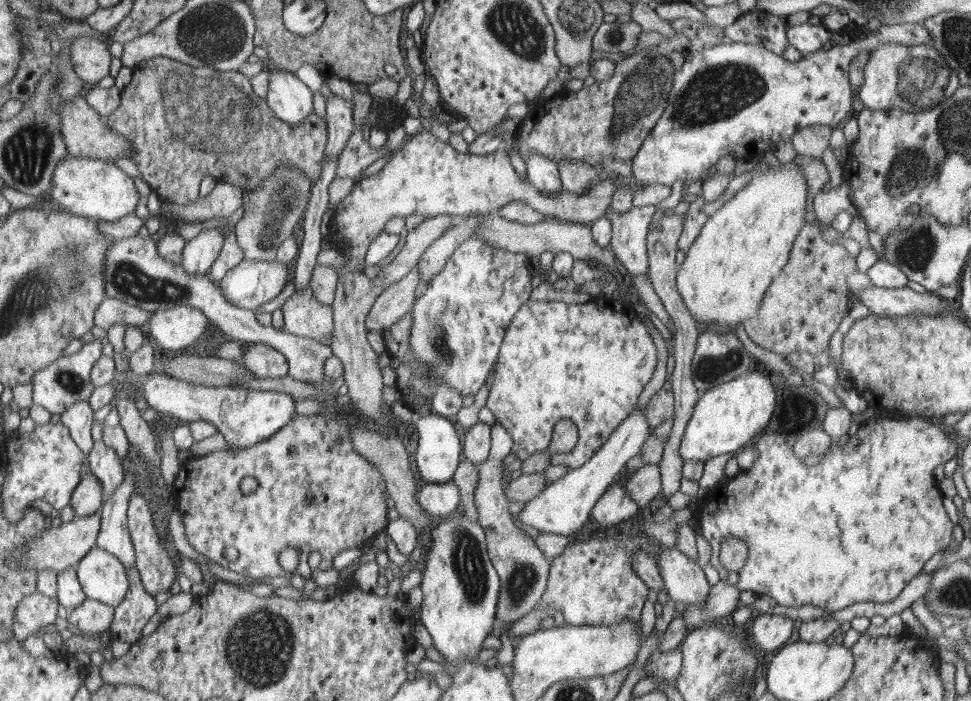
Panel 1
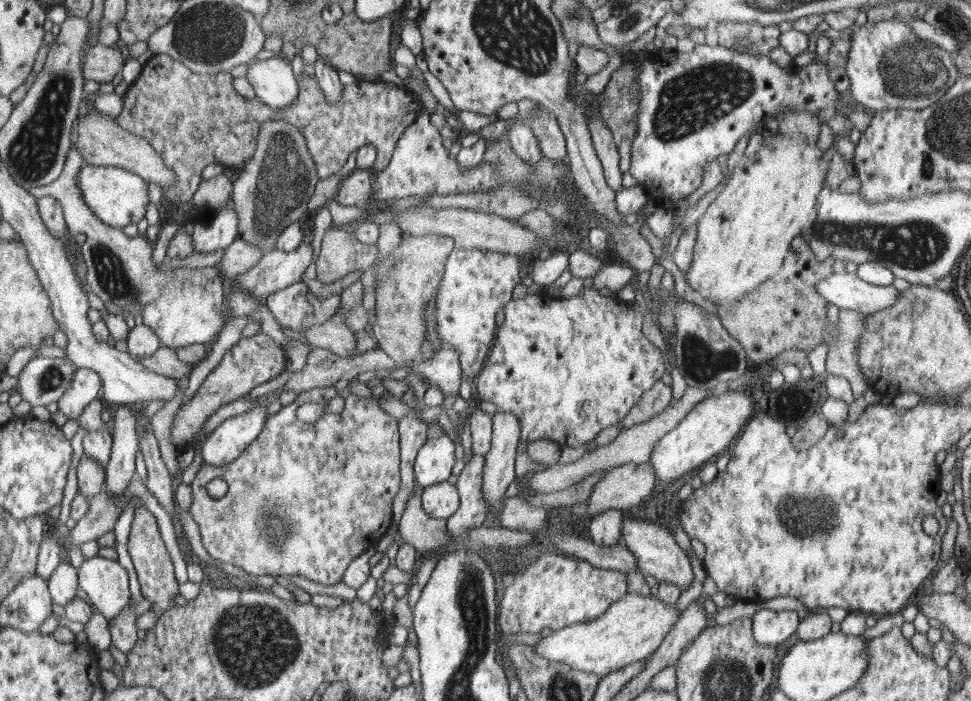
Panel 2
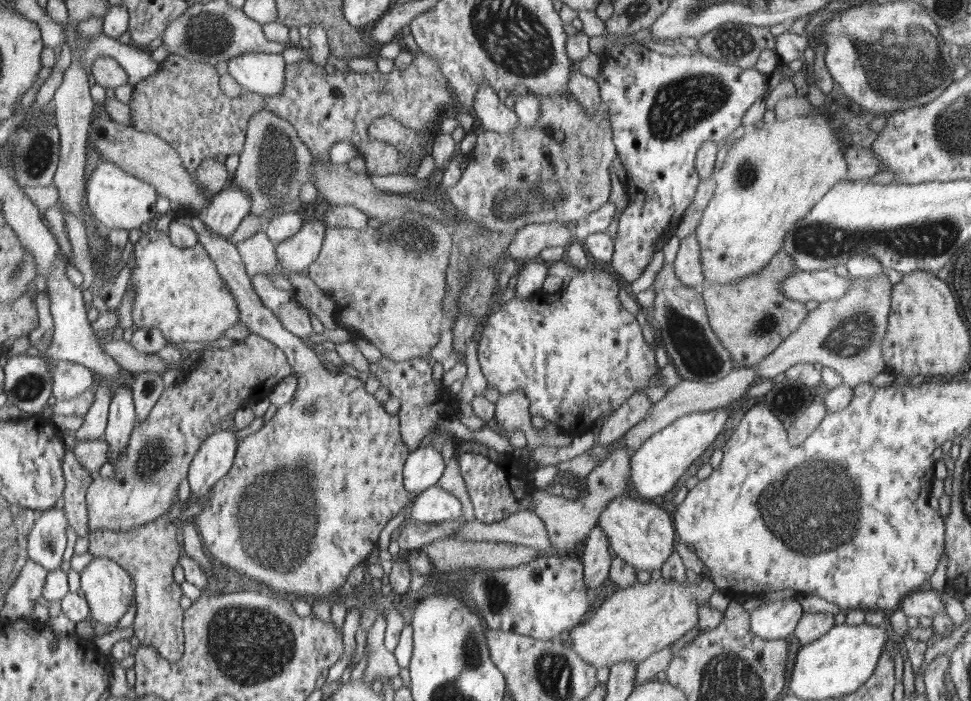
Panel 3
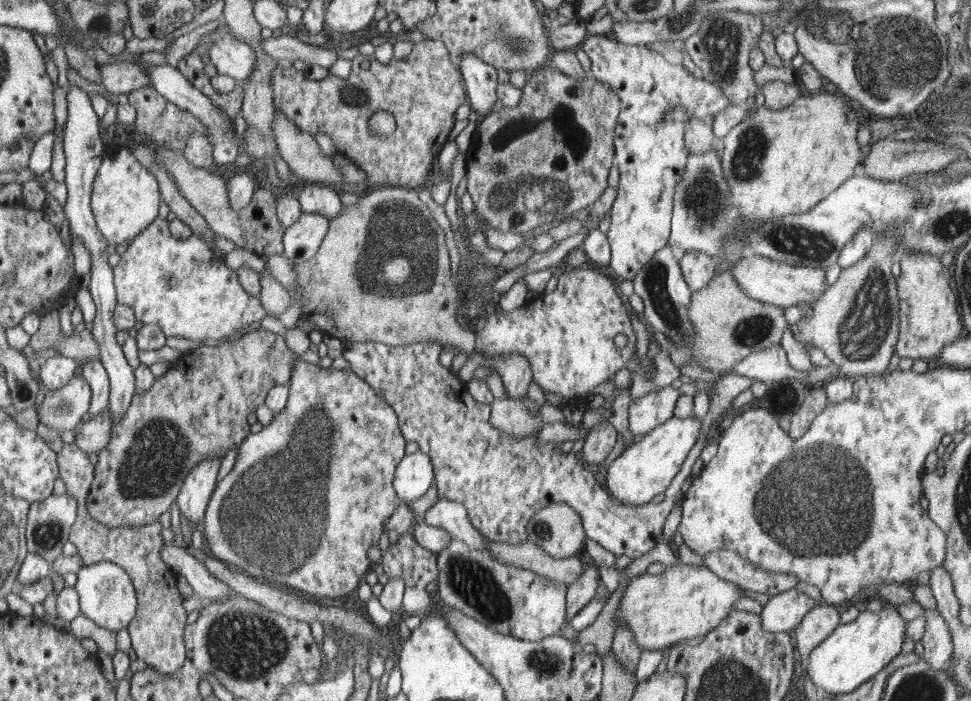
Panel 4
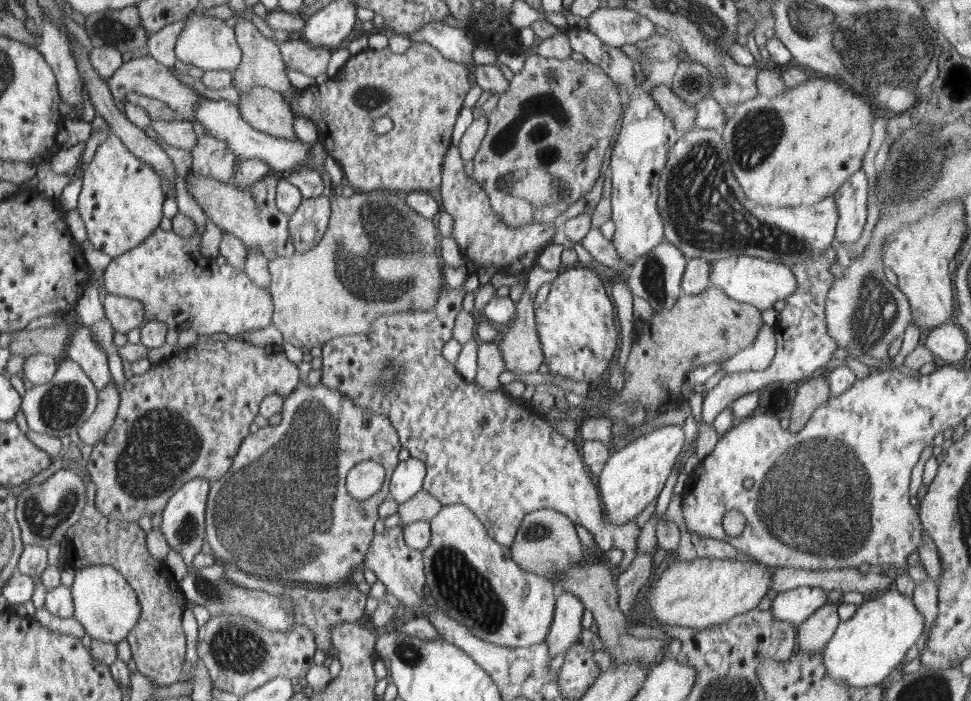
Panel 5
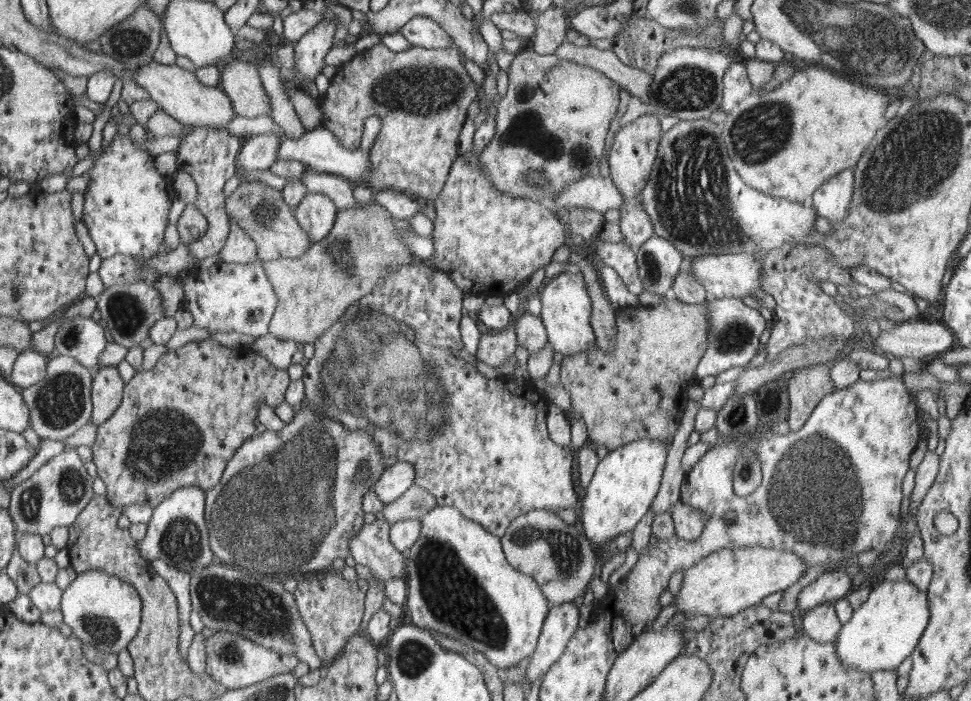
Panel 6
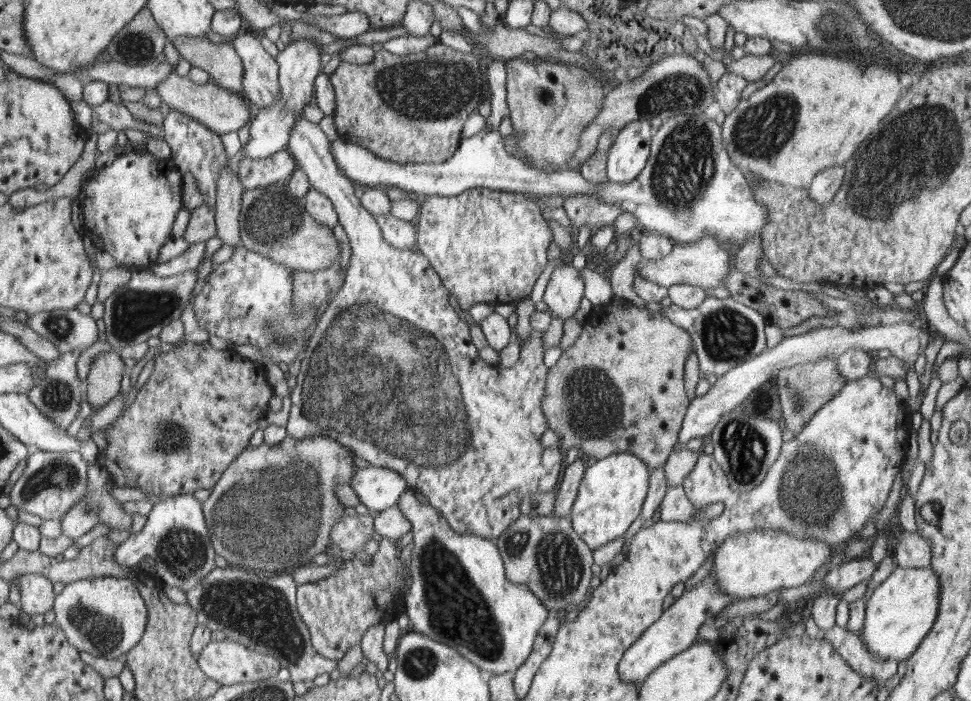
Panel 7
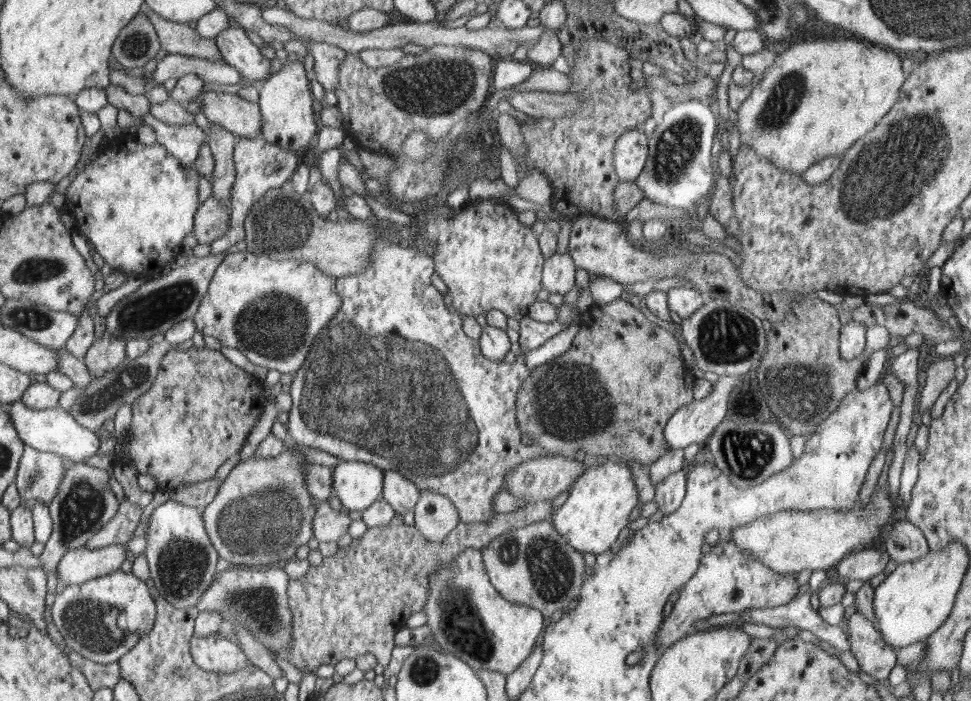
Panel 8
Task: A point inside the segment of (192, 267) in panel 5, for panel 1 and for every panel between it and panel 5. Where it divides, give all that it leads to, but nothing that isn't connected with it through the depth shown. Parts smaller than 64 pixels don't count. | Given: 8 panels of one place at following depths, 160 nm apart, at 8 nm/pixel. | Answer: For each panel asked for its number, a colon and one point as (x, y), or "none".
1: (179, 327)
2: (192, 310)
3: (178, 290)
4: (180, 284)

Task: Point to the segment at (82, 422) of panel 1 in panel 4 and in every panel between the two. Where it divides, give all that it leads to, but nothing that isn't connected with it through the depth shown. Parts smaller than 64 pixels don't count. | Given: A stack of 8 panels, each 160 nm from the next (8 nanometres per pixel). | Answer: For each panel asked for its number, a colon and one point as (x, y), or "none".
2: (86, 386)
3: (71, 379)
4: (54, 372)

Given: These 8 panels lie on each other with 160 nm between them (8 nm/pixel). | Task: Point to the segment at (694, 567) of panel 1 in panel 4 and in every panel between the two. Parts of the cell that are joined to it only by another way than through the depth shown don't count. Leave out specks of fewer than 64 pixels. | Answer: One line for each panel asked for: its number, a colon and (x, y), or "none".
2: (657, 553)
3: (643, 535)
4: (504, 482)

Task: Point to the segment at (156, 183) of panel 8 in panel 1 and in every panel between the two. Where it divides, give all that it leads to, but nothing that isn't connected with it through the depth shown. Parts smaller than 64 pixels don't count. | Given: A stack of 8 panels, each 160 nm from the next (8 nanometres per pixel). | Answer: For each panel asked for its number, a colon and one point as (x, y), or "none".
1: (81, 186)
2: (118, 198)
3: (117, 199)
4: (124, 200)
5: (120, 202)
6: (126, 206)
7: (129, 206)

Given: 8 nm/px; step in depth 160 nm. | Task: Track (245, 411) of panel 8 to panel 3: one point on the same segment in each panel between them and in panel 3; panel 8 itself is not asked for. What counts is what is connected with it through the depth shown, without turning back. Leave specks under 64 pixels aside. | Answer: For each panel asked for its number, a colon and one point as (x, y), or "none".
3: (148, 474)
4: (197, 410)
5: (187, 417)
6: (180, 423)
7: (196, 414)

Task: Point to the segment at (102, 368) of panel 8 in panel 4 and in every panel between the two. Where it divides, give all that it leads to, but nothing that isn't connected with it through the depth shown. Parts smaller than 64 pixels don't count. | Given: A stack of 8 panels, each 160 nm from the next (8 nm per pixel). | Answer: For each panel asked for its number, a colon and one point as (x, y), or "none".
4: (94, 434)
5: (98, 424)
6: (107, 390)
7: (102, 384)

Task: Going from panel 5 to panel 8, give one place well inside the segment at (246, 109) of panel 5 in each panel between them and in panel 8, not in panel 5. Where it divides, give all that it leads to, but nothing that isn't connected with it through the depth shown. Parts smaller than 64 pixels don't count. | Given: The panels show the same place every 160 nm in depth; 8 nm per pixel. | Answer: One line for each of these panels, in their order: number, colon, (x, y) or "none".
6: (240, 80)
7: (221, 61)
8: (178, 38)

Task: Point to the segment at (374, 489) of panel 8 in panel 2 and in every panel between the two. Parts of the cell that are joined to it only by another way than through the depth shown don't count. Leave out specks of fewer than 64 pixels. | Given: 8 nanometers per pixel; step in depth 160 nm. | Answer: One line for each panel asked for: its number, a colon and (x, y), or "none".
2: (434, 463)
3: (424, 467)
4: (414, 476)
5: (407, 481)
6: (395, 481)
7: (377, 488)

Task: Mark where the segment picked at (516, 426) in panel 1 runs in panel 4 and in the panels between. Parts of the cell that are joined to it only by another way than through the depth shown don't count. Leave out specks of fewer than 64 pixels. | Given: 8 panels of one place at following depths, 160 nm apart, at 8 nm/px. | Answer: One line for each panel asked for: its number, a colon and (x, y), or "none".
2: (569, 368)
3: (577, 354)
4: (567, 335)

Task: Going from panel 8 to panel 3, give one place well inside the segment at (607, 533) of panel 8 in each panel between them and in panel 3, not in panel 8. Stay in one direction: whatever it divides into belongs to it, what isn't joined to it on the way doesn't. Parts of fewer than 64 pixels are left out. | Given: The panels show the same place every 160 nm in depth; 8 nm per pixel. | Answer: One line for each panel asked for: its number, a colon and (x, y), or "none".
3: (655, 468)
4: (646, 469)
5: (633, 477)
6: (623, 488)
7: (611, 494)

